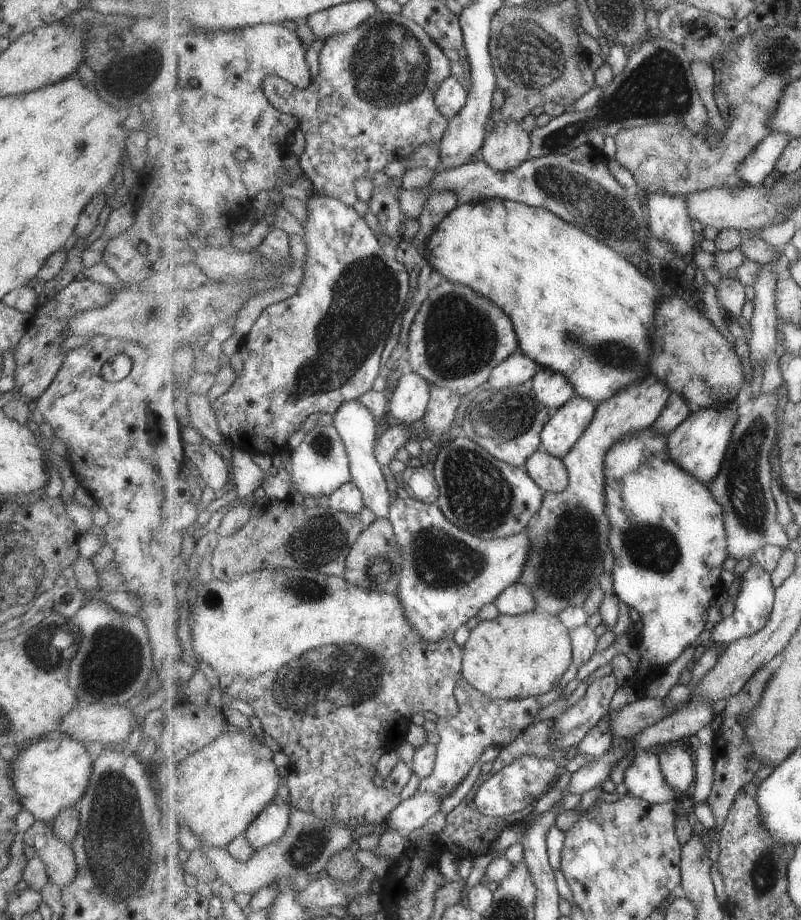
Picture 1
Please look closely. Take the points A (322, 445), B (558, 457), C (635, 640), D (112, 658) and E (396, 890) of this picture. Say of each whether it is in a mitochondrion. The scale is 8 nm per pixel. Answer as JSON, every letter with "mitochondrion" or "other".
{"A":"mitochondrion","B":"other","C":"other","D":"mitochondrion","E":"other"}

